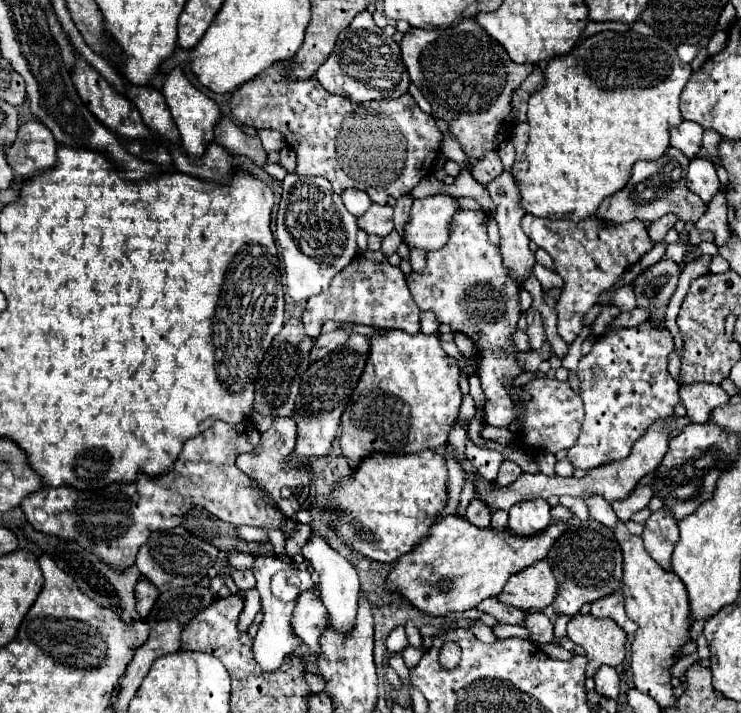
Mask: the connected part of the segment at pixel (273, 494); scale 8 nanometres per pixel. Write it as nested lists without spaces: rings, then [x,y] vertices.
[[[276,418],[272,428],[262,434],[260,446],[254,452],[242,454],[236,460],[238,468],[244,474],[248,474],[250,480],[254,480],[264,492],[268,492],[276,508],[288,518],[296,518],[296,512],[300,510],[300,500],[296,492],[302,492],[306,486],[314,482],[314,472],[310,464],[288,464],[288,456],[292,454],[294,446],[296,446],[296,422],[292,418]]]

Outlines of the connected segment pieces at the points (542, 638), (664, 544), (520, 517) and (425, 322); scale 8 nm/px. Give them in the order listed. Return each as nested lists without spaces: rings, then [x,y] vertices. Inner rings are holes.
[[[532,612],[526,616],[526,630],[530,632],[530,640],[536,644],[554,642],[554,626],[542,612]]]
[[[668,508],[652,512],[652,516],[646,520],[642,540],[644,540],[648,554],[664,570],[670,570],[672,550],[678,542],[678,522],[674,520],[672,512],[668,512]]]
[[[528,500],[518,502],[510,508],[508,528],[514,536],[534,536],[548,528],[552,522],[550,506],[546,500]]]
[[[422,312],[422,332],[424,334],[436,334],[440,328],[440,322],[436,320],[434,312]]]

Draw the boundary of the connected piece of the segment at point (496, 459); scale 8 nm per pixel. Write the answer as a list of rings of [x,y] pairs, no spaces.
[[[470,438],[466,444],[466,456],[468,460],[478,468],[478,472],[482,476],[486,476],[486,480],[496,480],[498,468],[500,464],[506,460],[504,454],[500,454],[498,450],[490,450],[490,448],[480,448],[476,446]]]

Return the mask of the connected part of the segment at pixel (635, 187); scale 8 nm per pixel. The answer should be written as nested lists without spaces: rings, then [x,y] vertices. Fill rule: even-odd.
[[[668,148],[666,154],[654,162],[638,162],[632,170],[632,180],[620,192],[600,204],[596,212],[598,220],[608,224],[622,224],[634,218],[642,222],[654,222],[672,212],[684,222],[698,222],[700,216],[706,212],[706,204],[696,198],[684,184],[684,172],[688,170],[688,164],[688,158],[676,148]]]

